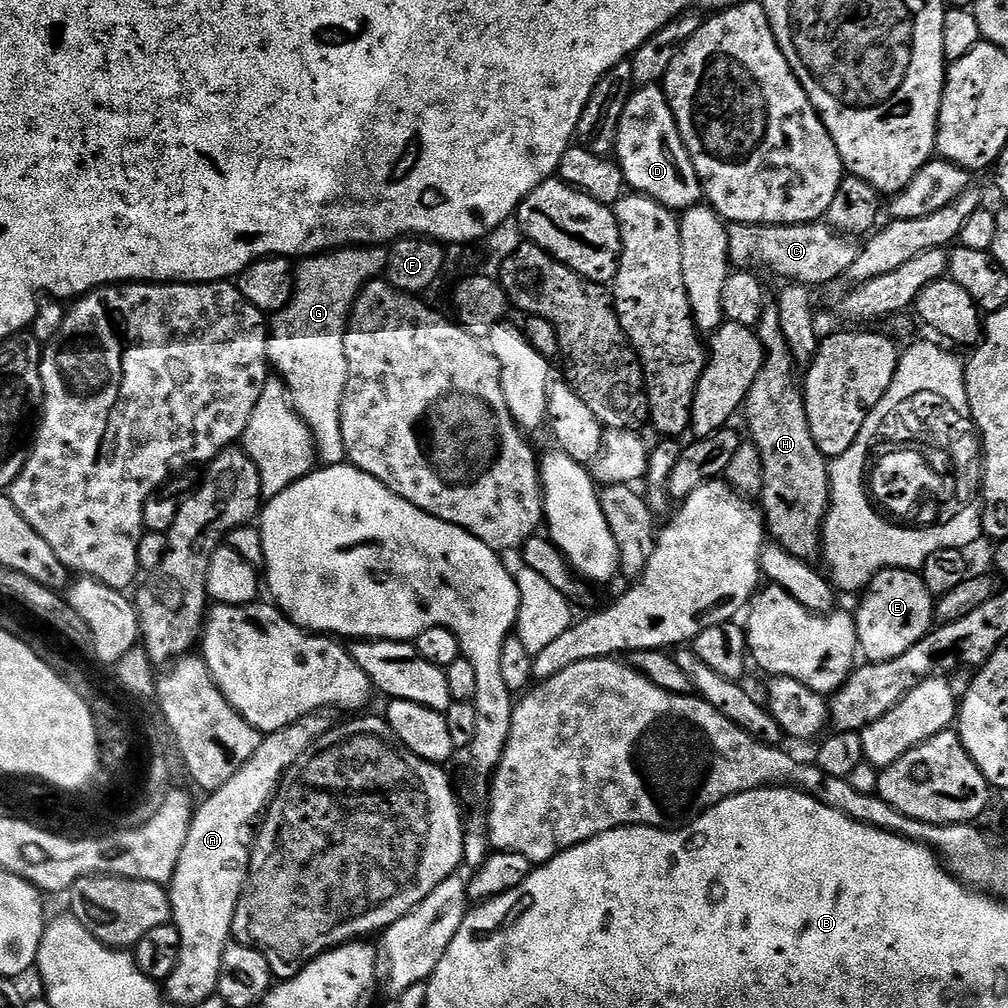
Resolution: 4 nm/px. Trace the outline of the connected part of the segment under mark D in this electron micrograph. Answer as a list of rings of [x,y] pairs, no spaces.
[[[646,84],[637,87],[629,96],[618,126],[614,156],[624,175],[625,185],[633,193],[654,198],[673,210],[687,210],[701,203],[700,179],[682,142],[682,134],[663,87]]]

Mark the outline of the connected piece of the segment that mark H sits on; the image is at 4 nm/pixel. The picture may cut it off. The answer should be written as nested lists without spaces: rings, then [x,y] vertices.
[[[774,306],[765,307],[760,315],[758,325],[760,345],[764,347],[764,364],[760,367],[758,378],[754,378],[754,386],[750,386],[748,398],[744,401],[742,416],[748,419],[748,432],[751,443],[758,446],[758,454],[762,456],[762,490],[759,499],[764,500],[762,511],[766,532],[775,543],[785,548],[790,554],[803,561],[811,561],[811,556],[821,551],[821,532],[829,507],[828,467],[829,461],[820,453],[814,438],[810,434],[810,422],[804,405],[804,394],[798,383],[798,369],[792,361],[790,346],[782,334],[780,315]]]

